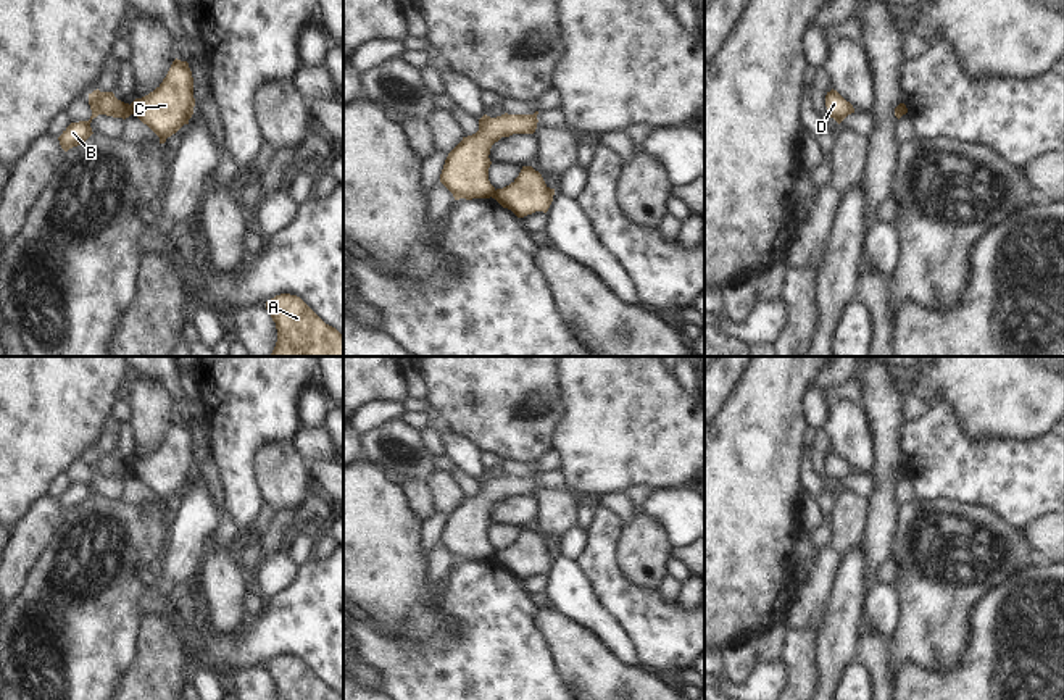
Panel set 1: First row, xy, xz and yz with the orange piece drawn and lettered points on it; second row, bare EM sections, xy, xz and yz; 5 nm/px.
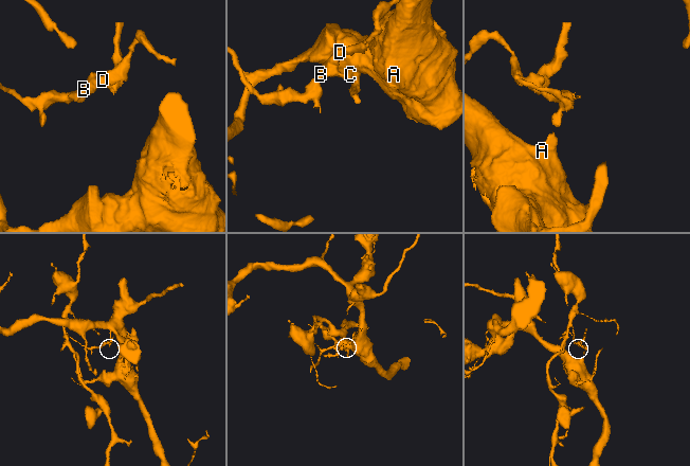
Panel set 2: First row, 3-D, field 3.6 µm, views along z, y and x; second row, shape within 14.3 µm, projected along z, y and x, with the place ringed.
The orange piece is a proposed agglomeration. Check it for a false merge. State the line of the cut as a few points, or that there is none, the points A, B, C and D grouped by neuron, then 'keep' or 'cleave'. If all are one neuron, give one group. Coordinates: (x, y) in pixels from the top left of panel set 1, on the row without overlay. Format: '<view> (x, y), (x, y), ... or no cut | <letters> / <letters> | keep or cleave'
xy (129, 466), (132, 474) | A B D / C | cleave

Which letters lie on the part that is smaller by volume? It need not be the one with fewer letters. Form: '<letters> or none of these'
C

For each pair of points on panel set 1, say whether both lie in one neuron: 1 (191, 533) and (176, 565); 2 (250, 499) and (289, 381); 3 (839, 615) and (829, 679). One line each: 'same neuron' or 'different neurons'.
1: same neuron
2: same neuron
3: same neuron

